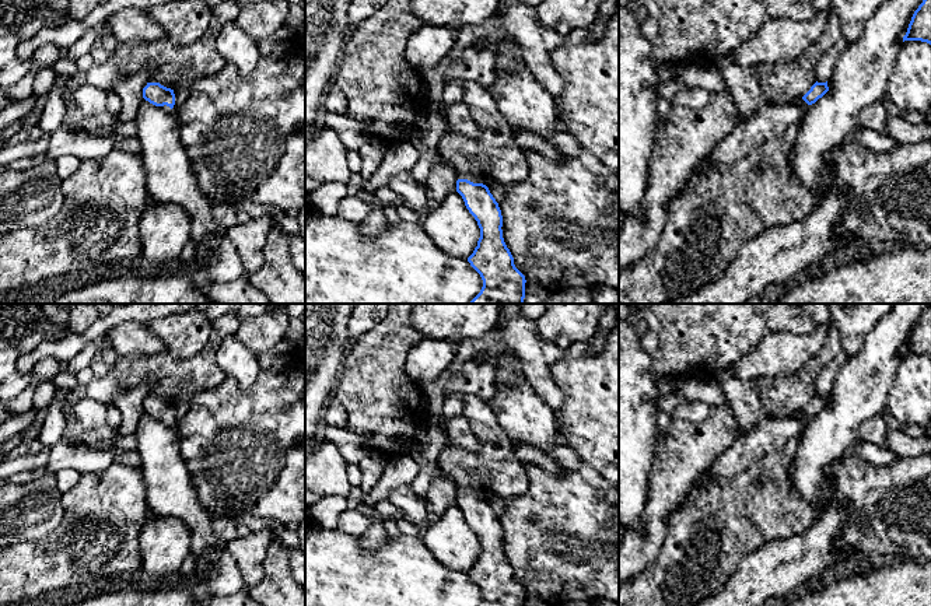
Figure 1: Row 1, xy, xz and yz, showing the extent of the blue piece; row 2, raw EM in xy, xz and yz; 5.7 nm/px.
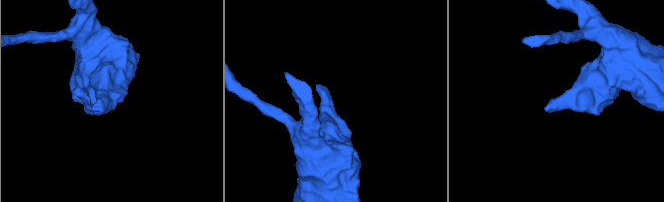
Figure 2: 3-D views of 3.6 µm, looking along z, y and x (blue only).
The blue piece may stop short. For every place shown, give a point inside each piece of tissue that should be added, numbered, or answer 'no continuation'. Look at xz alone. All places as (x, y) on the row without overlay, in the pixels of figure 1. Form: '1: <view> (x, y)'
no continuation

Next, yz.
1: yz (772, 434)

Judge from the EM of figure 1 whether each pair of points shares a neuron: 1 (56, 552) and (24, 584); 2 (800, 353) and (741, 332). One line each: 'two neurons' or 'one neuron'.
1: one neuron
2: two neurons

